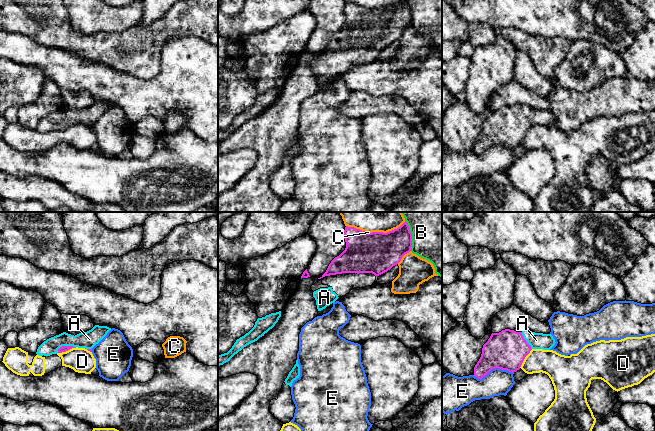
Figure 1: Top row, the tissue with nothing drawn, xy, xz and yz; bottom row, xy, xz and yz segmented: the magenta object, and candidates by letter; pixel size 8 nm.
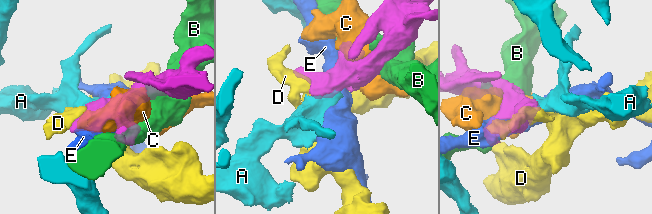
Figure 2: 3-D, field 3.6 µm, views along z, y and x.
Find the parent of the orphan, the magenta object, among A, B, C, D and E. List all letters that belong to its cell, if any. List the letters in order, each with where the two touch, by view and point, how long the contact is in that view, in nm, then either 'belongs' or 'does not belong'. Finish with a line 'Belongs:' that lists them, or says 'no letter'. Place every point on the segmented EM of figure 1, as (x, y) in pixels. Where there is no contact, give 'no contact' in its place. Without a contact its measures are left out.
A: xy (65, 346) | 160 nm | belongs
B: xz (411, 235) | 260 nm | does not belong
C: xz (375, 232) | 480 nm | does not belong
D: yz (524, 358) | 190 nm | does not belong
E: yz (493, 368) | 320 nm | does not belong
Belongs: A

